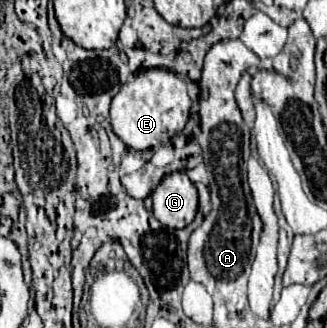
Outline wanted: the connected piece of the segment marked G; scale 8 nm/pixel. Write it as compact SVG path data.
M169 172L151 194L153 216L167 228L185 228L197 214L197 188L185 172Z

